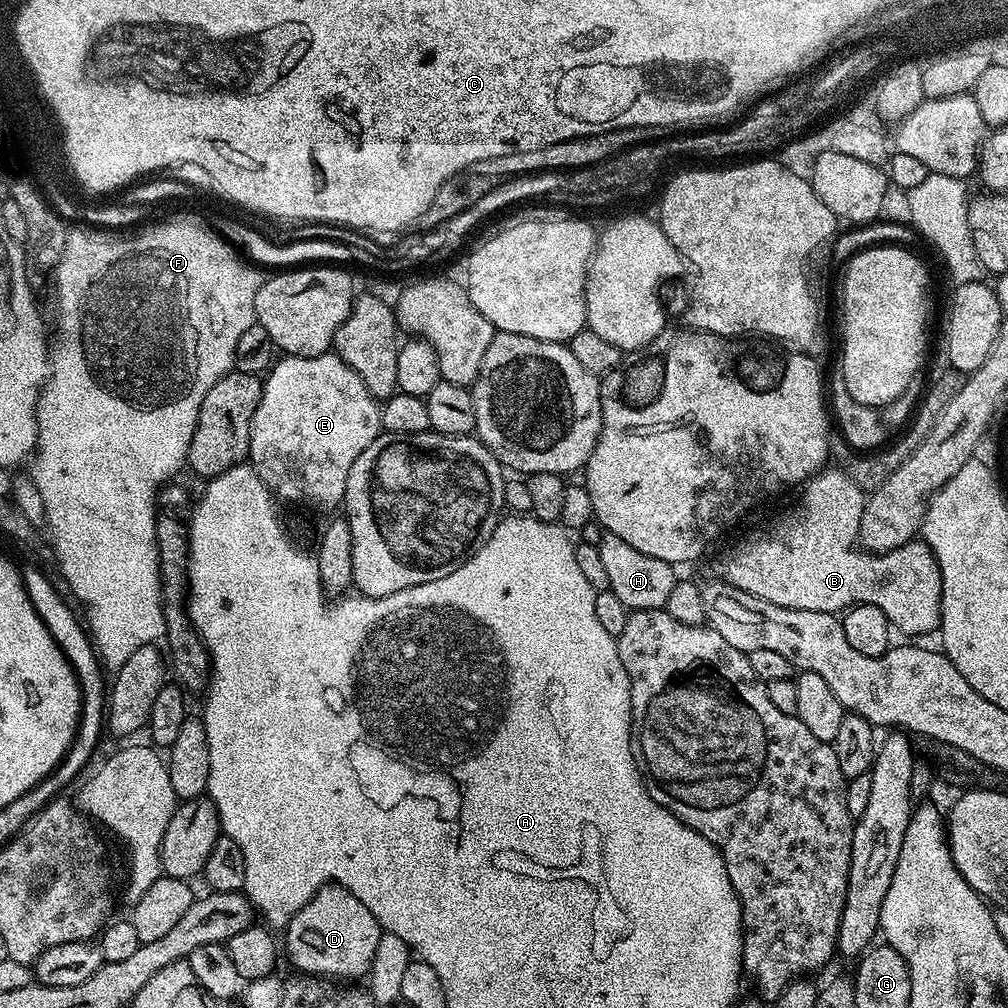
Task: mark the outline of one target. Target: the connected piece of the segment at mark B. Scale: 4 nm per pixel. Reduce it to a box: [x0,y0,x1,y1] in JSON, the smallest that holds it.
[716,467,940,638]

